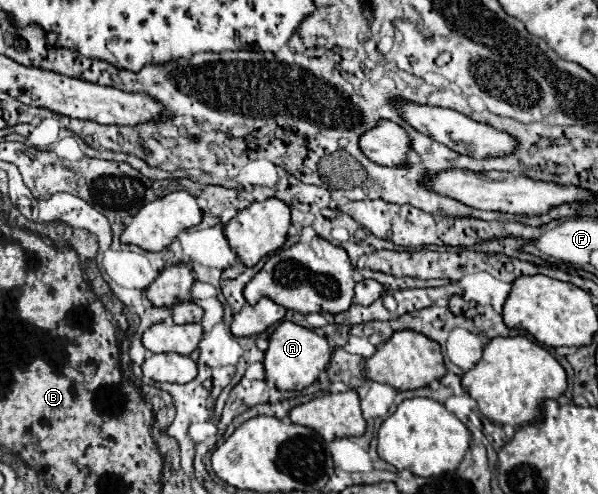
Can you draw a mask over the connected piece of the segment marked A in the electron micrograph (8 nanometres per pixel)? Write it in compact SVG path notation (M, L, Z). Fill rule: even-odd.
M281 322L269 336L269 348L265 352L265 380L273 382L279 390L303 390L311 386L321 370L331 360L331 346L315 330L307 330L293 322Z

